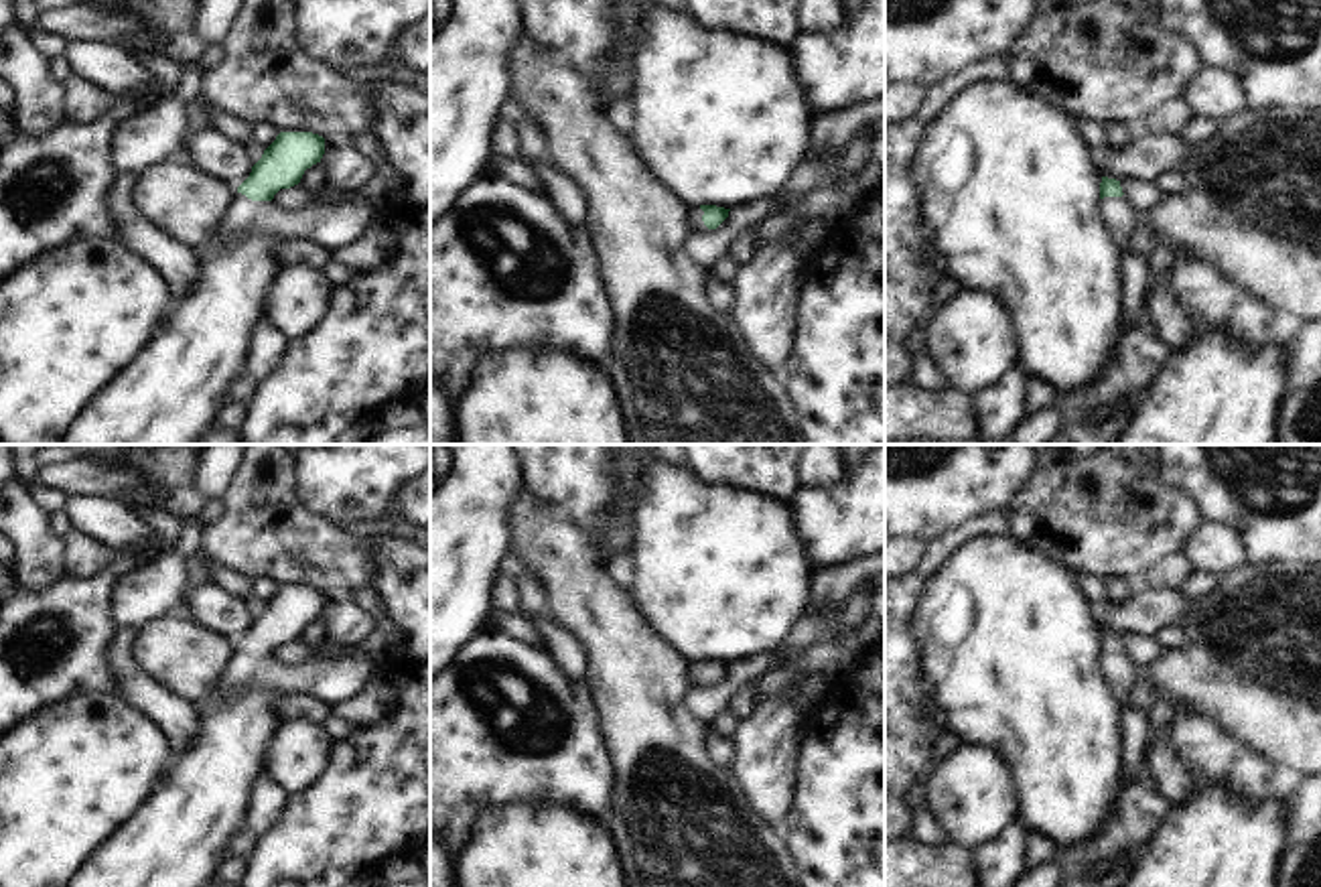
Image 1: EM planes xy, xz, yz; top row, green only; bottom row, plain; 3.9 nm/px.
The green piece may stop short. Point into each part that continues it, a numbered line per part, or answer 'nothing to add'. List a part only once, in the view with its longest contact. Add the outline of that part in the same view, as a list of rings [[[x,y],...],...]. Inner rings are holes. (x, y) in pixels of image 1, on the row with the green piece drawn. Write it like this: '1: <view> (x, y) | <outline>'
1: xy (339, 224) | [[[235,193],[223,219],[219,235],[233,242],[237,235],[270,235],[280,242],[315,242],[329,252],[355,244],[371,225],[375,211],[359,201],[339,201],[331,205],[306,205],[302,209],[282,209],[274,201],[252,201]]]

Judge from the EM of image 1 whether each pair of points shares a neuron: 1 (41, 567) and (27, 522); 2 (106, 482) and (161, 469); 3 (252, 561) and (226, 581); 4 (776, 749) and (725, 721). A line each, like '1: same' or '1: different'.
1: same
2: different
3: different
4: different

